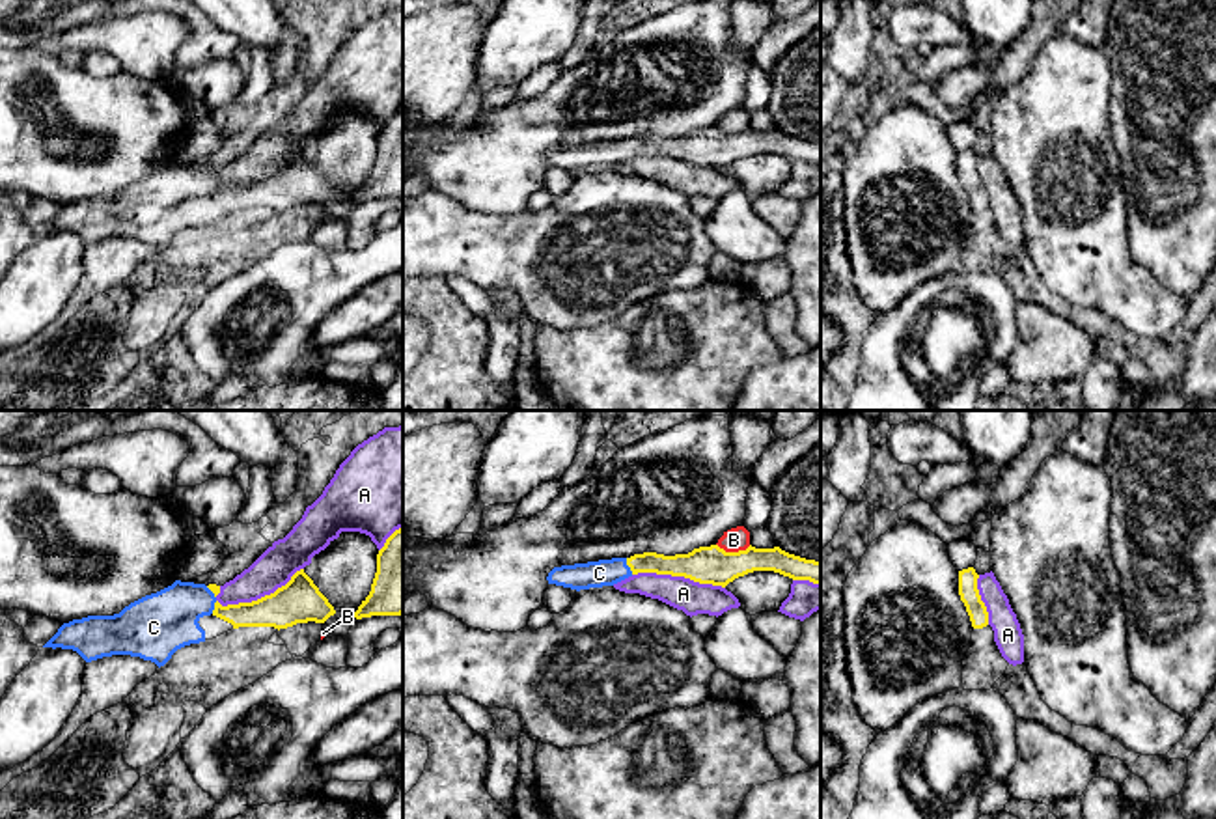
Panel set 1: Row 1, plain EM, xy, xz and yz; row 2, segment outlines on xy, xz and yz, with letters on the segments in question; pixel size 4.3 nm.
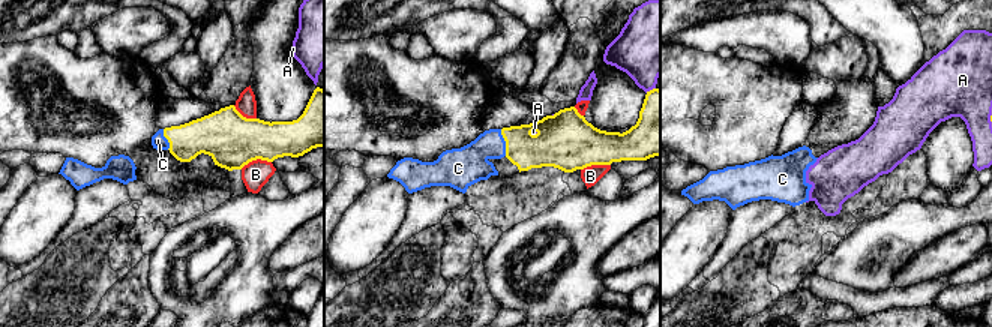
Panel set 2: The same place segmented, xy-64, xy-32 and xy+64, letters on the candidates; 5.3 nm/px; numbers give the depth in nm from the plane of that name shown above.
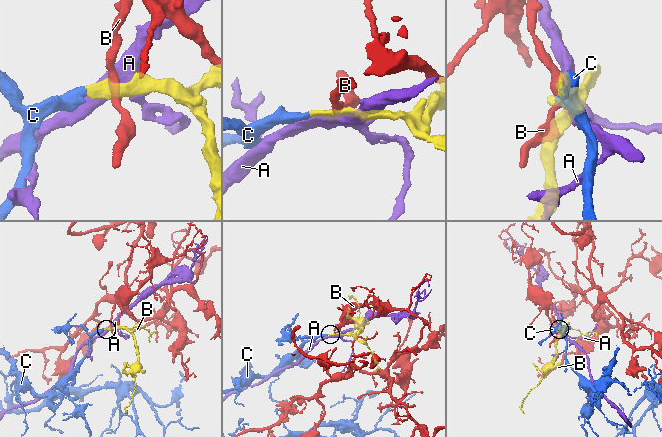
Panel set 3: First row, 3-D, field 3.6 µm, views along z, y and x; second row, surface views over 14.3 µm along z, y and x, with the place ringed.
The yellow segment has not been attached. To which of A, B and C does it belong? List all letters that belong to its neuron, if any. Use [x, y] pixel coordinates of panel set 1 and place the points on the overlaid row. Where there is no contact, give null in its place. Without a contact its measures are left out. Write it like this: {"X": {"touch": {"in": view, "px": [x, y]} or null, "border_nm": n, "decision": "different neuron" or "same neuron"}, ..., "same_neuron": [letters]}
{"A": {"touch": {"in": "xz", "px": [679, 575]}, "border_nm": 400, "decision": "different neuron"}, "B": {"touch": {"in": "xz", "px": [733, 553]}, "border_nm": 150, "decision": "different neuron"}, "C": {"touch": {"in": "xz", "px": [627, 564]}, "border_nm": 80, "decision": "same neuron"}, "same_neuron": ["C"]}

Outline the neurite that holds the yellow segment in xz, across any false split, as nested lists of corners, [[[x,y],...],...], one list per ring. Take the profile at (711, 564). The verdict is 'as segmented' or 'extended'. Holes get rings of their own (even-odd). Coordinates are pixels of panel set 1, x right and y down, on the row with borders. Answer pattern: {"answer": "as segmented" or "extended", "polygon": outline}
{"answer": "extended", "polygon": [[[711,545],[675,556],[643,552],[630,558],[561,565],[554,567],[546,580],[580,591],[614,586],[638,573],[656,573],[725,588],[753,571],[774,571],[793,580],[821,584],[821,562],[789,554],[780,547],[755,548],[752,545],[739,552],[725,552],[718,545]]]}

